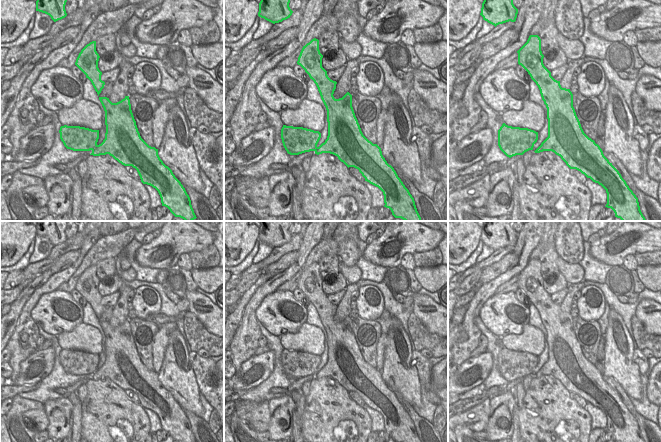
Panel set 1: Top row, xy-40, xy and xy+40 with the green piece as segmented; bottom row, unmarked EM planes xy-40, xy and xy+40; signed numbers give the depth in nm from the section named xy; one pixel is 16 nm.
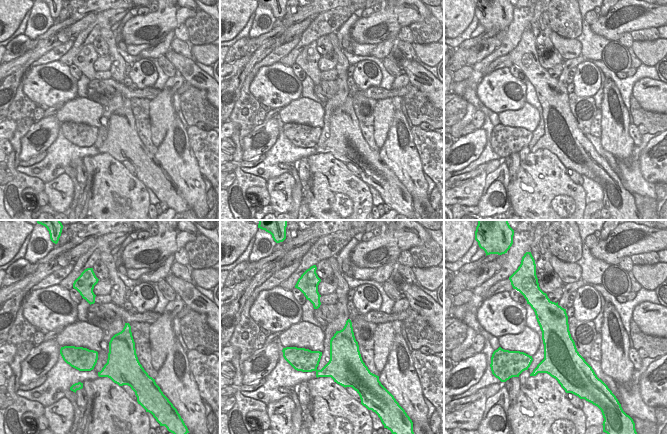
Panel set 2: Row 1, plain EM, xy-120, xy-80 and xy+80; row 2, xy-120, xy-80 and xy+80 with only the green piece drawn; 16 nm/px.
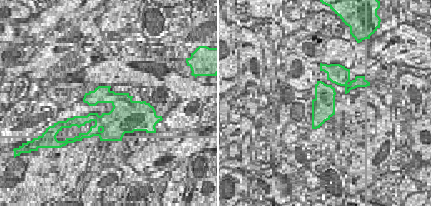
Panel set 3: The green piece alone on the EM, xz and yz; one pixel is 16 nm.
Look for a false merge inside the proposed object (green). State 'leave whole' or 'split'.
leave whole

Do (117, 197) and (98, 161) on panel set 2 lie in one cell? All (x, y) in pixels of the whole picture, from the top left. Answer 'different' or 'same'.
same

